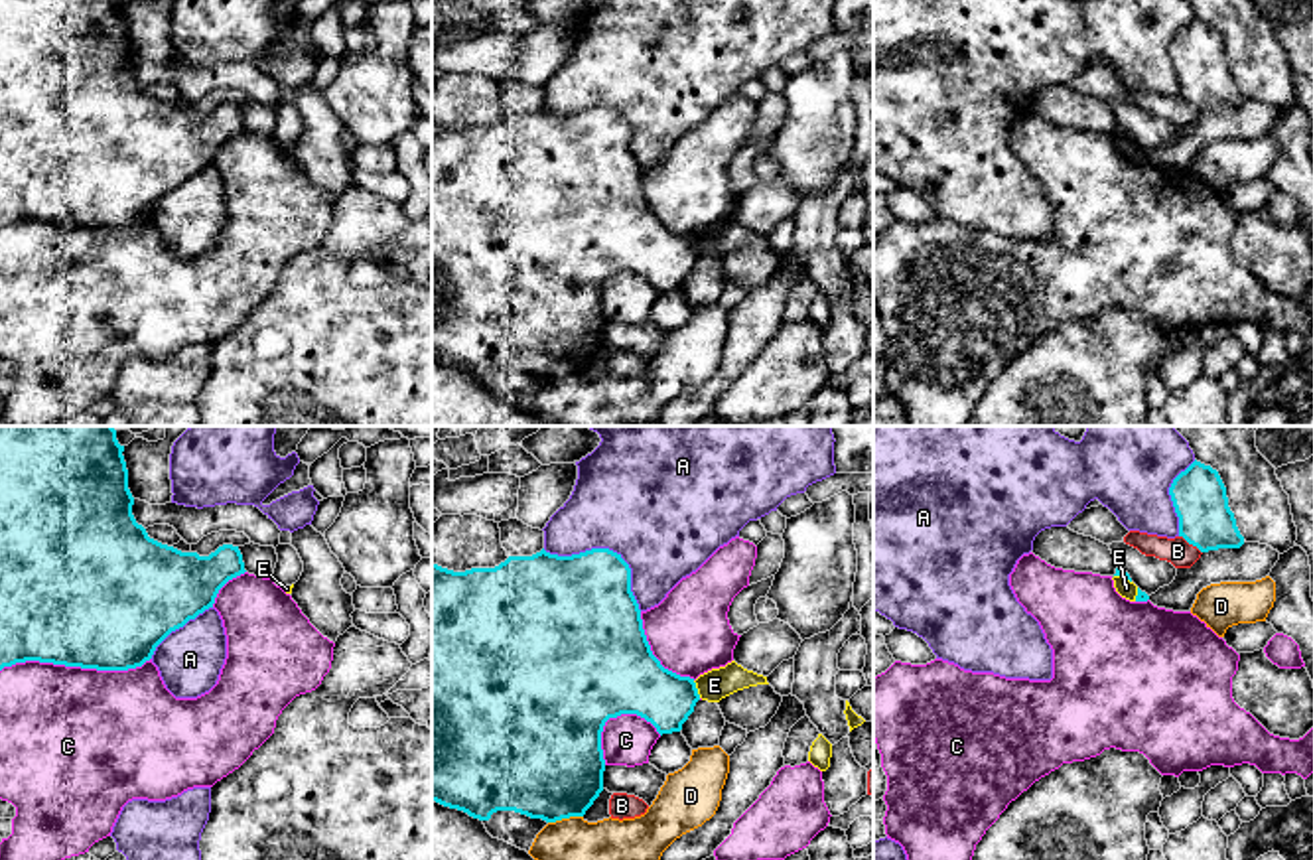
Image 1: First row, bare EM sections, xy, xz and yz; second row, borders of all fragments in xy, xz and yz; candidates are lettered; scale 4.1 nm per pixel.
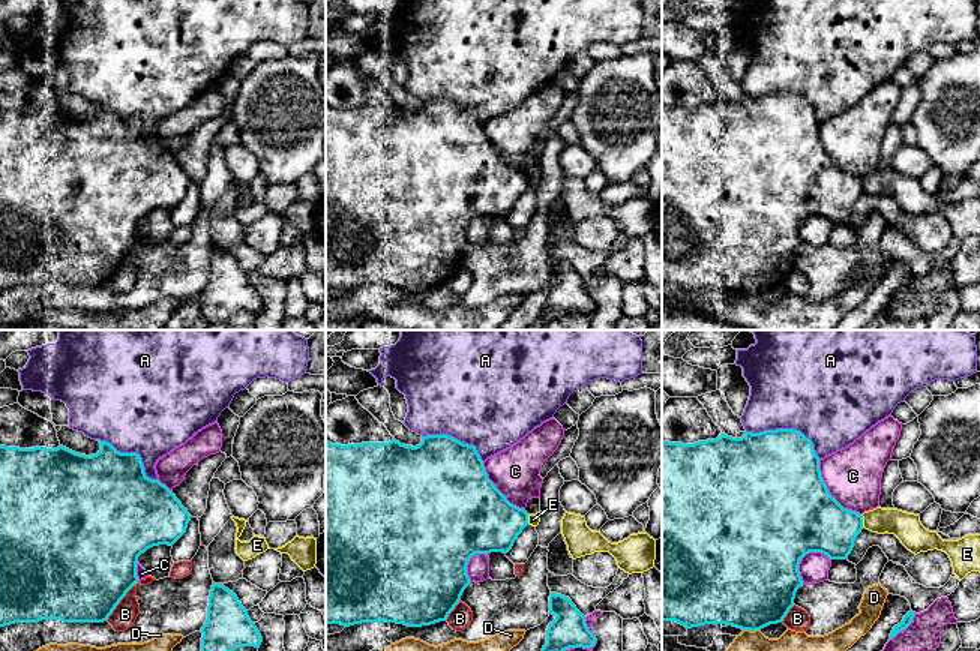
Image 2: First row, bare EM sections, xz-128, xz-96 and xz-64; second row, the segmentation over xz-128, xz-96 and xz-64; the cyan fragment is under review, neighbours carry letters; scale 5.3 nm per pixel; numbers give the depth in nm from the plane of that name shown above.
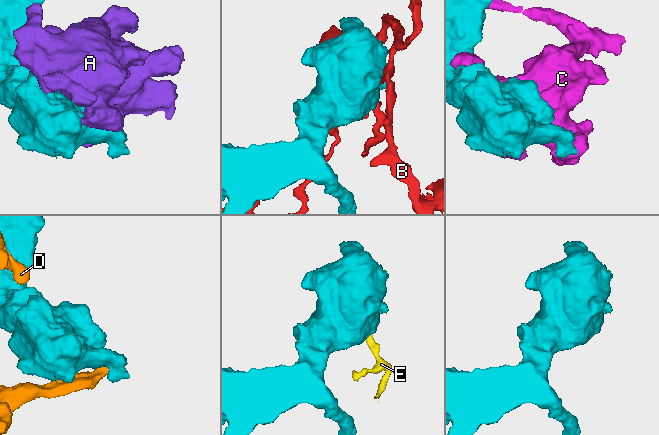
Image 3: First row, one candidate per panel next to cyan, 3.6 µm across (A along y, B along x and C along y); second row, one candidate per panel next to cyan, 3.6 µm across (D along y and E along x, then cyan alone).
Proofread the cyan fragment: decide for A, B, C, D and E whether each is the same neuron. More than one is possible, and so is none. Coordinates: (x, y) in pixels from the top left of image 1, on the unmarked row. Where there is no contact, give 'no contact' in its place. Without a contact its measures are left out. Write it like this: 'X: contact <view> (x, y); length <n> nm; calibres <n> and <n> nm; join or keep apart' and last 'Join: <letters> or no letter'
A: contact xz (608, 107); length 480 nm; calibres 420 and 480 nm; keep apart
B: contact yz (1191, 101); length 120 nm; calibres 220 and 110 nm; keep apart
C: contact xy (75, 223); length 600 nm; calibres 500 and 480 nm; keep apart
D: contact xz (564, 375); length 150 nm; calibres 480 and 360 nm; keep apart
E: contact xz (696, 247); length 80 nm; calibres 260 and 130 nm; keep apart
Join: no letter

